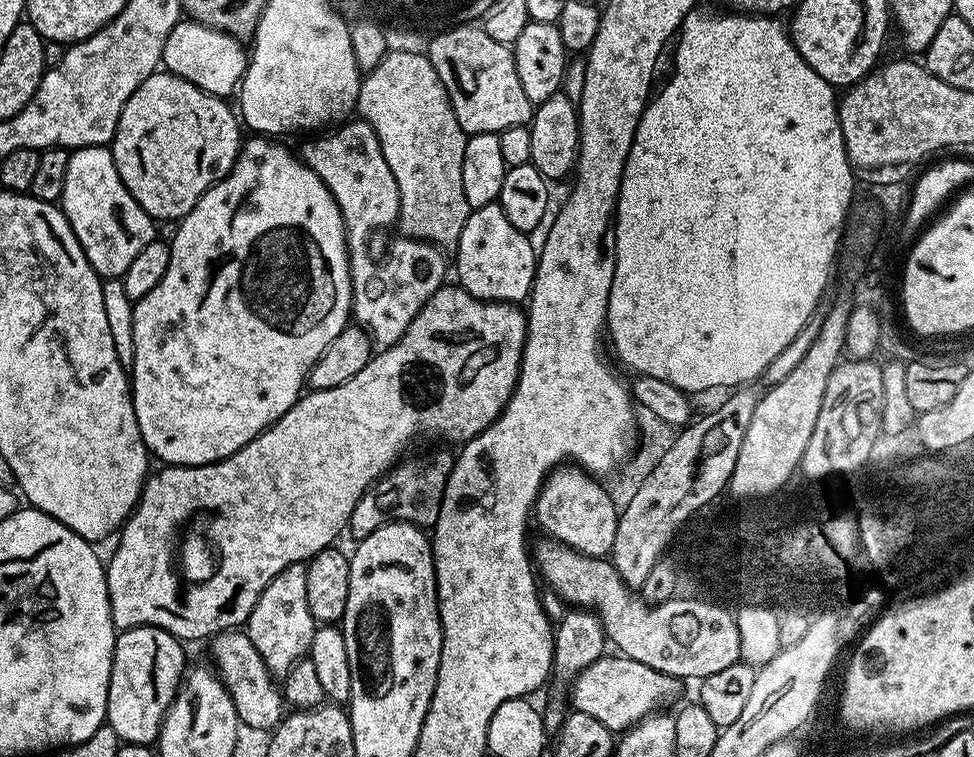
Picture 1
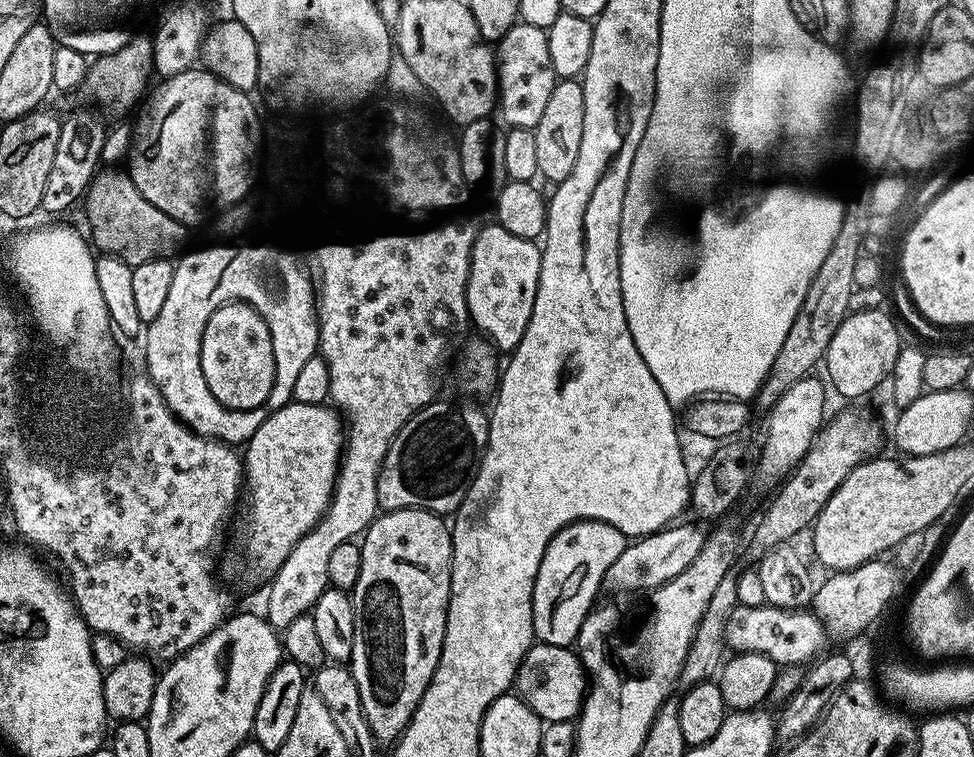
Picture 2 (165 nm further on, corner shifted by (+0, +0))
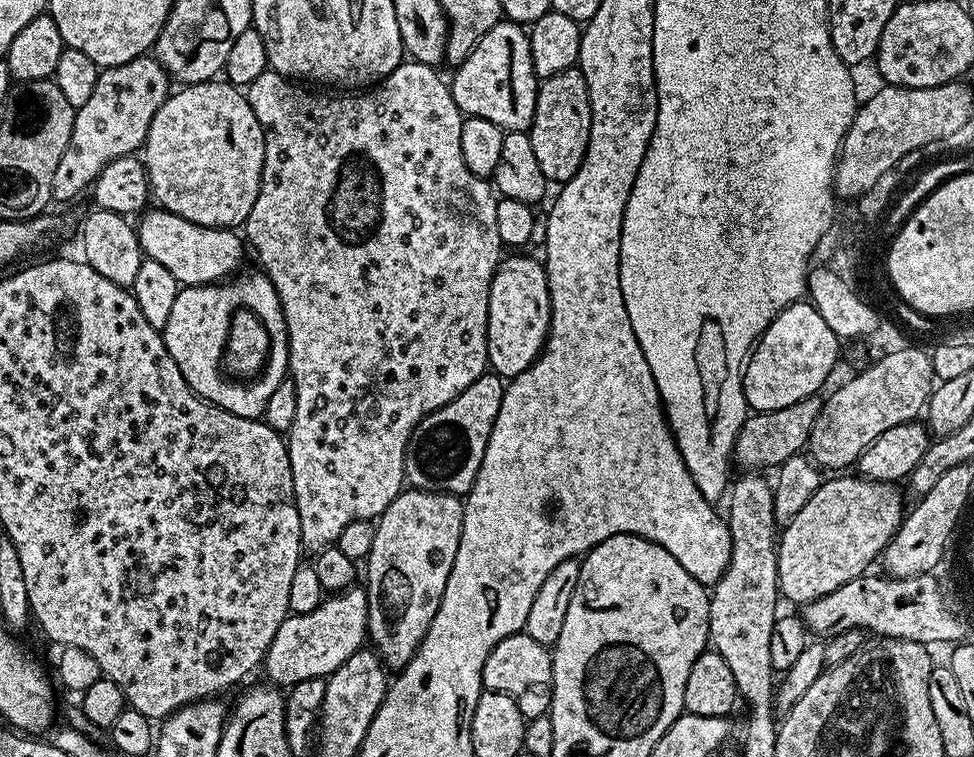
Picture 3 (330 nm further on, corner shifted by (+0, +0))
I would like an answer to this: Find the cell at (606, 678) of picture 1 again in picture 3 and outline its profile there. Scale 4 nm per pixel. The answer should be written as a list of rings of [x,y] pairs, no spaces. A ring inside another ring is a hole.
[[[527,631],[515,632],[510,638],[502,638],[494,650],[486,658],[486,666],[482,670],[482,684],[489,692],[498,694],[510,694],[514,702],[518,702],[518,710],[528,720],[533,720],[545,715],[552,706],[552,654],[545,645],[534,642],[534,638],[528,636]]]

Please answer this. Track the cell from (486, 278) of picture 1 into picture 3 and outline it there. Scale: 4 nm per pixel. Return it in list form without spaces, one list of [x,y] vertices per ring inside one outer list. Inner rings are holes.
[[[528,256],[501,259],[490,282],[488,368],[501,378],[511,378],[525,372],[534,361],[540,359],[548,340],[552,303],[545,265],[537,260],[531,260]]]

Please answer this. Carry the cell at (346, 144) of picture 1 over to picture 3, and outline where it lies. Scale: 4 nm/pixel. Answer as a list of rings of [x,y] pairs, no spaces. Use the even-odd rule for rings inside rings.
[[[402,62],[382,81],[382,86],[373,87],[363,94],[329,94],[324,90],[313,90],[303,83],[290,80],[288,77],[271,70],[258,74],[258,78],[254,78],[254,82],[246,85],[248,101],[264,131],[264,165],[262,166],[262,178],[260,179],[258,198],[254,198],[254,206],[243,222],[242,232],[245,232],[243,232],[243,235],[246,237],[251,251],[253,248],[256,251],[257,258],[260,259],[261,265],[259,264],[259,267],[278,294],[280,305],[284,311],[286,330],[288,331],[288,371],[290,379],[292,379],[294,386],[298,390],[298,410],[294,413],[294,426],[286,433],[286,443],[290,466],[292,467],[294,498],[298,506],[300,547],[305,553],[315,554],[322,551],[323,548],[333,547],[338,534],[342,534],[342,530],[346,530],[346,526],[350,526],[350,522],[358,522],[359,520],[375,521],[384,513],[386,506],[390,506],[390,502],[394,502],[394,498],[405,491],[404,463],[406,462],[406,446],[408,445],[408,440],[412,437],[412,431],[418,426],[420,419],[423,416],[427,416],[428,413],[446,406],[446,402],[450,402],[458,394],[462,394],[462,390],[466,390],[466,386],[470,386],[478,377],[485,375],[488,368],[490,282],[494,278],[496,268],[500,265],[502,259],[502,253],[500,253],[502,245],[498,238],[498,214],[496,213],[498,196],[494,191],[493,185],[485,177],[474,175],[470,170],[470,166],[466,166],[466,162],[462,158],[462,126],[464,125],[465,117],[462,115],[460,107],[454,102],[449,81],[445,77],[443,80],[436,72],[439,71],[430,64]]]

